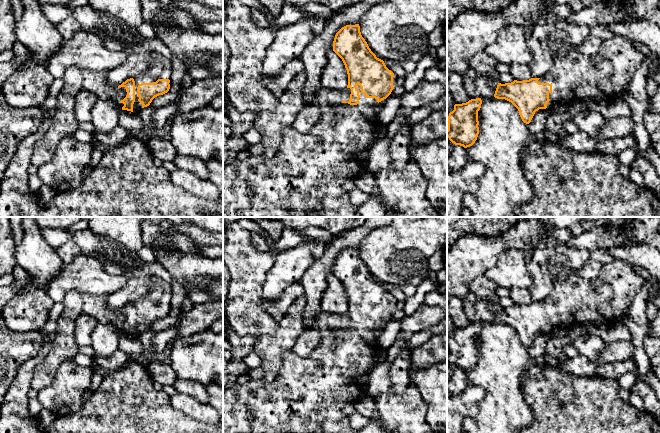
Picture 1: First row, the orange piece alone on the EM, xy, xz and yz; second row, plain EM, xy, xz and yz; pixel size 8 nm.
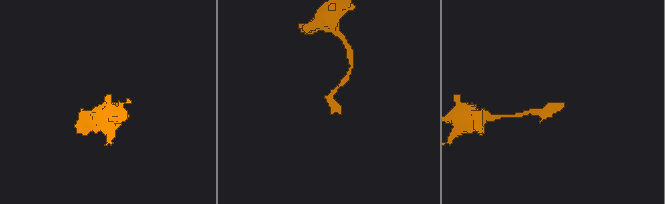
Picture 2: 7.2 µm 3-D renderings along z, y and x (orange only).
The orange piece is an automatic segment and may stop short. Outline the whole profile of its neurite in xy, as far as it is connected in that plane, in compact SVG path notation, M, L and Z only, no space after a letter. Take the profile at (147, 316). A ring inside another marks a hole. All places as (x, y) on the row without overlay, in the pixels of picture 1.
M156 281L143 297L127 303L118 311L107 308L108 295L83 295L82 313L94 317L98 323L114 325L122 334L138 337L152 324L167 317L171 310L171 285Z

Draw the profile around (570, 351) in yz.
M570 344L563 347L563 354L568 358L573 358L577 356L579 353L577 349L572 344Z

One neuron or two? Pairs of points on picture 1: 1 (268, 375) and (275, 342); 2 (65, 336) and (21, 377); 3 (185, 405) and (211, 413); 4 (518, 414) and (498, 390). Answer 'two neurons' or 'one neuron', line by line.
1: one neuron
2: two neurons
3: one neuron
4: one neuron

